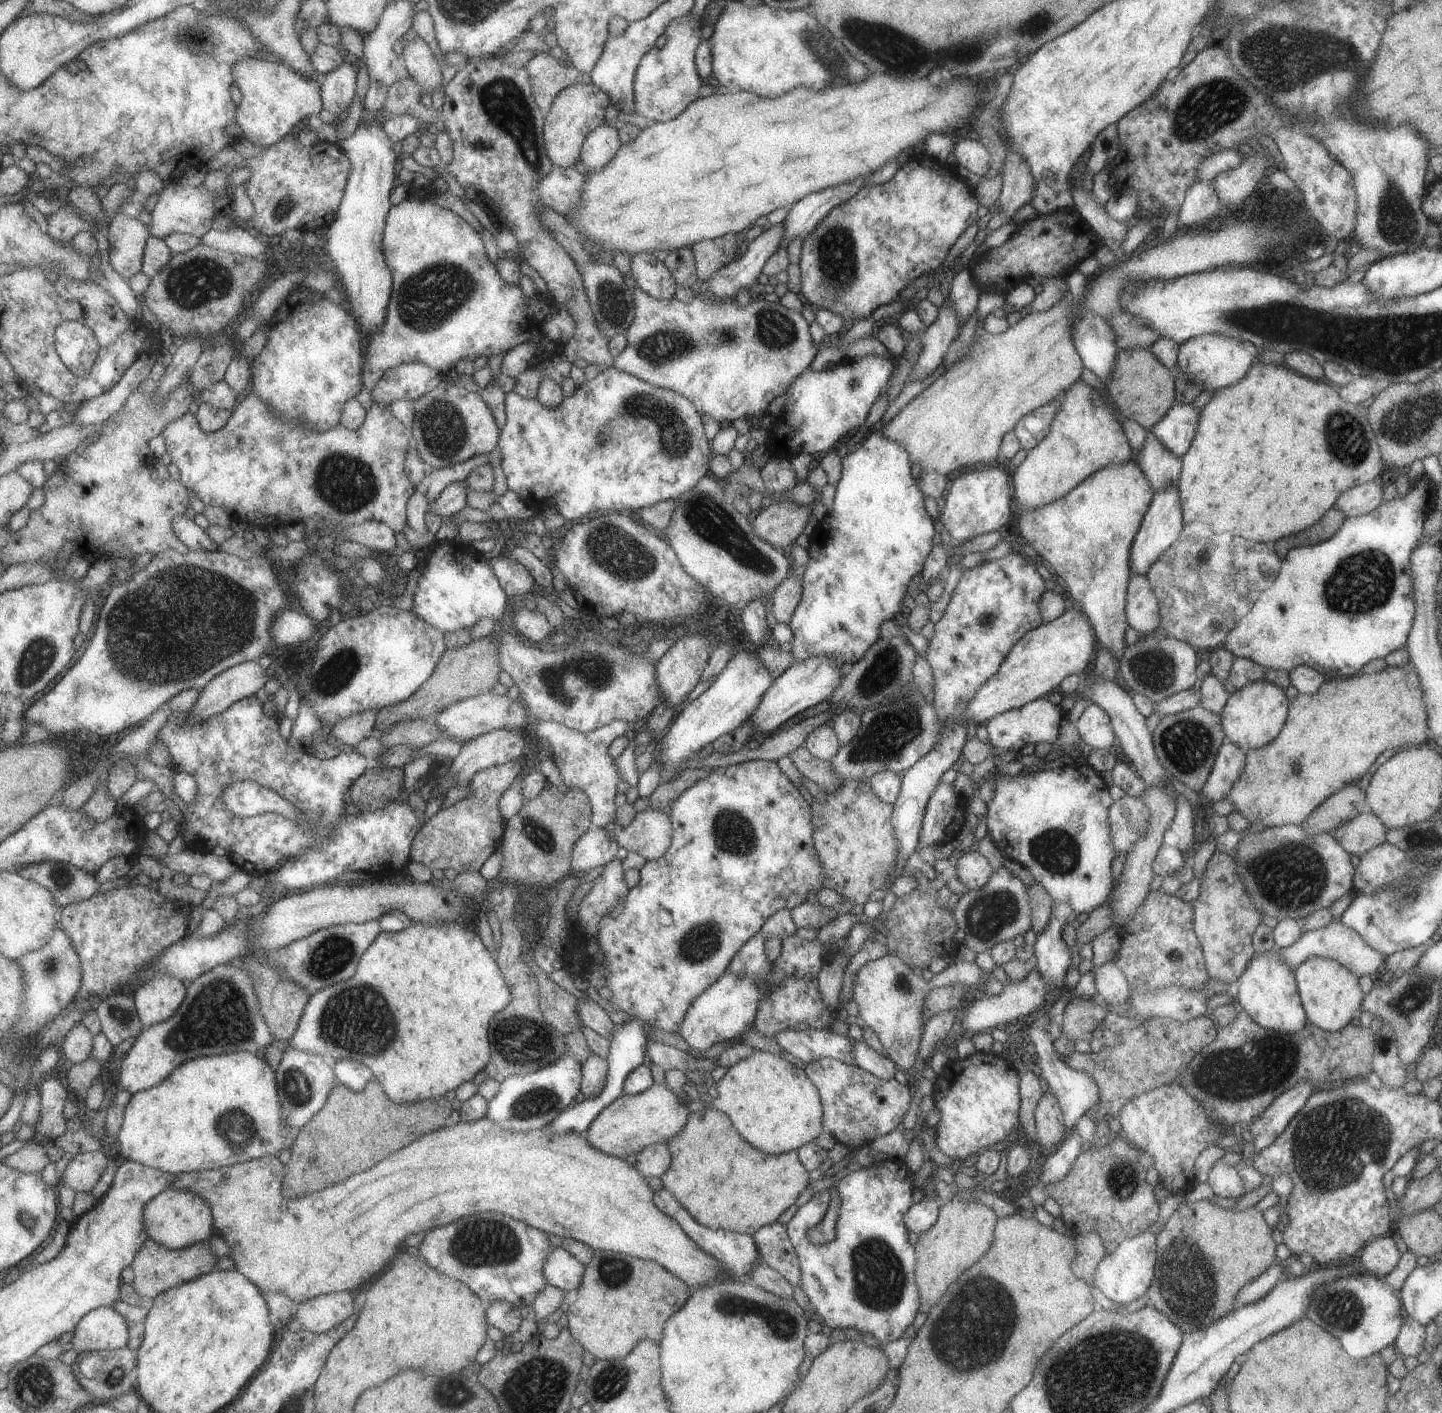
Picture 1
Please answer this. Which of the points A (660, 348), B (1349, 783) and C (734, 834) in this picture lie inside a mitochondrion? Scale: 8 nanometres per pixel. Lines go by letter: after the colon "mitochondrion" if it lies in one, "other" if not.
A: mitochondrion
B: other
C: mitochondrion

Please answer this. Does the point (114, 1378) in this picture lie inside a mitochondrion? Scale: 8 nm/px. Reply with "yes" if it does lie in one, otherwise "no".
yes

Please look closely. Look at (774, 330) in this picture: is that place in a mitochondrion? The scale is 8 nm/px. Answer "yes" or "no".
yes

